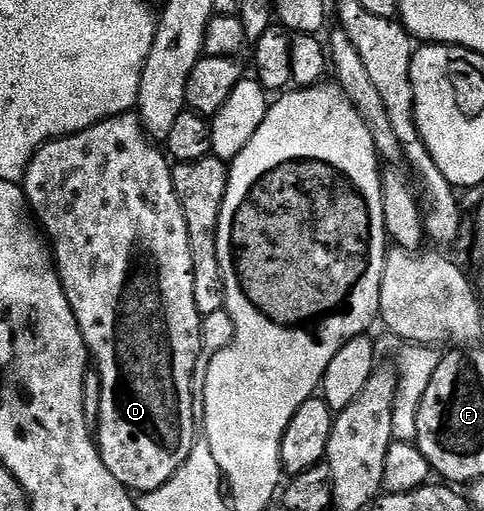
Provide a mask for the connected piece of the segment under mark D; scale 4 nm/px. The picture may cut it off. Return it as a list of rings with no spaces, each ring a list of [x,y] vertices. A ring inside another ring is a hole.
[[[136,111],[124,112],[106,120],[100,120],[87,130],[44,144],[25,167],[23,187],[32,215],[51,245],[57,272],[61,275],[61,285],[67,294],[67,302],[71,302],[71,310],[79,322],[79,330],[89,348],[95,371],[101,375],[101,409],[99,410],[99,422],[95,426],[95,439],[97,448],[101,452],[101,461],[105,463],[107,470],[111,470],[111,474],[115,474],[119,483],[129,489],[130,493],[153,492],[156,488],[163,487],[181,469],[183,462],[187,462],[195,443],[193,431],[196,428],[198,431],[199,428],[199,418],[192,412],[192,376],[195,362],[201,357],[203,317],[195,306],[191,242],[187,238],[187,222],[183,218],[183,206],[175,190],[173,168],[166,153],[146,134],[140,115]]]

